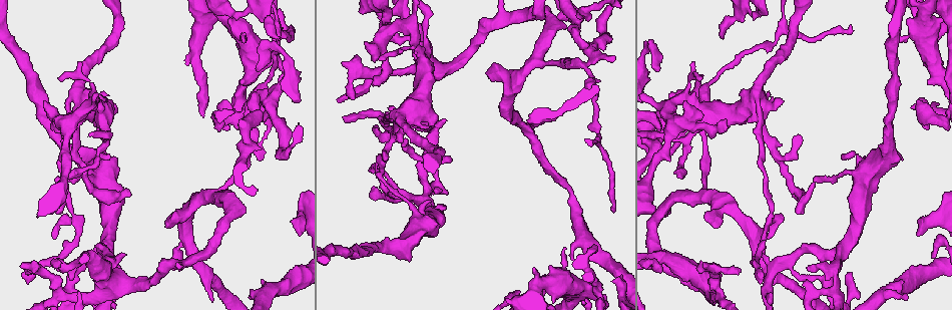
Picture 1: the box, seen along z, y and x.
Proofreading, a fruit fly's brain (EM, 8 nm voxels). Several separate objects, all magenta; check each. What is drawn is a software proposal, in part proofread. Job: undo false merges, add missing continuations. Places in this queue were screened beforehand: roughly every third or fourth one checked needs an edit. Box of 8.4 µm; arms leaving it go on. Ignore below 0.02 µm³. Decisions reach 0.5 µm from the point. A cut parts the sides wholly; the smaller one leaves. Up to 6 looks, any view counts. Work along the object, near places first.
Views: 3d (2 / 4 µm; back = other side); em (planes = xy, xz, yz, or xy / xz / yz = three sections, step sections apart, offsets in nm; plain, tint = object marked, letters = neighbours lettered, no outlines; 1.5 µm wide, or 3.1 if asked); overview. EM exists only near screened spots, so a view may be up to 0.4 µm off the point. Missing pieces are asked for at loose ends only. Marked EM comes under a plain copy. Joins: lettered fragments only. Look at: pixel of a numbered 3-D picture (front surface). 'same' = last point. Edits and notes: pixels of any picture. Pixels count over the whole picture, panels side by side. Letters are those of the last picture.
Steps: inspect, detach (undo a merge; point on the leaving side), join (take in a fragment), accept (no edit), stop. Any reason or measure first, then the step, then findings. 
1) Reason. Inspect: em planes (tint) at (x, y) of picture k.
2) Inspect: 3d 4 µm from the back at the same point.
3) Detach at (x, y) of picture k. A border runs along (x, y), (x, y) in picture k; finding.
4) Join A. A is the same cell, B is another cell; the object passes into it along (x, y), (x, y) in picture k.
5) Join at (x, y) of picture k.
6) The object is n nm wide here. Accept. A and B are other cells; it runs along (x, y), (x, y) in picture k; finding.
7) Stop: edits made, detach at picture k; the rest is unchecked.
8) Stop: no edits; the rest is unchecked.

Closes a loop. Inspect: em planes (letters) at (437, 171) of picture 1.

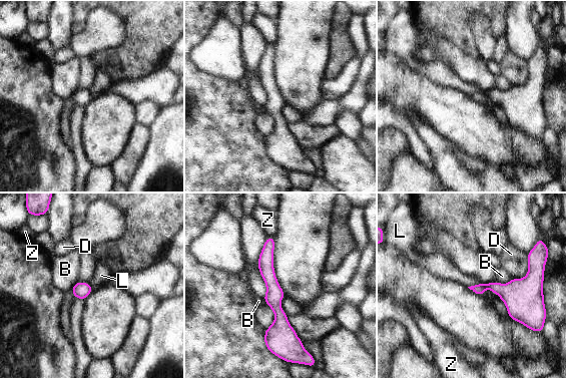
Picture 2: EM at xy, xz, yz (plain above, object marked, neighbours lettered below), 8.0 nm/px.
The longest contact is with D, 240 nm. Accept. B, D, L and Z are other cells; it runs along (268, 240), (275, 349) in picture 2; all the same neuron.

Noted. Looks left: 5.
Tapers out. Inspect: em yz step 8 (tint) at (842, 160) of picture 1.

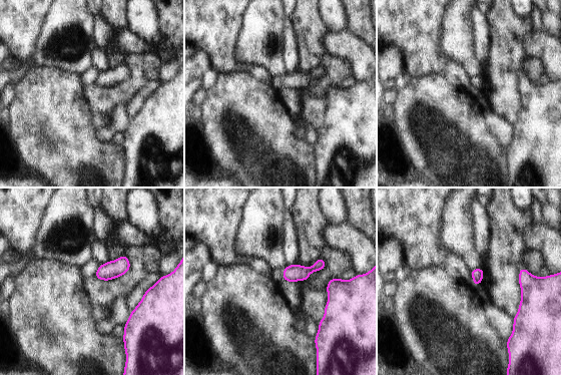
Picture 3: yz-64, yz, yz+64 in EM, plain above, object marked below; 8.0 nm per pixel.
Another direction. Inspect: em planes (letters) at the same point.

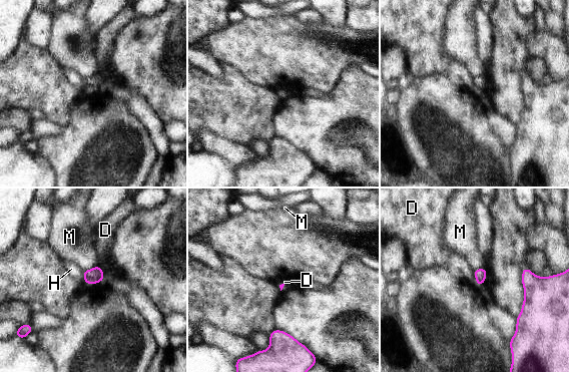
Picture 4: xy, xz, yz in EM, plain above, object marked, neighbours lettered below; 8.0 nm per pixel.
Accept. D, H and M are other cells; a border runs along (473, 271), (476, 283) in picture 4; no lettered fragment goes on from it.

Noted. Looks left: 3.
An open end. Inspect: 3d 2 µm at (756, 275) of picture 1.

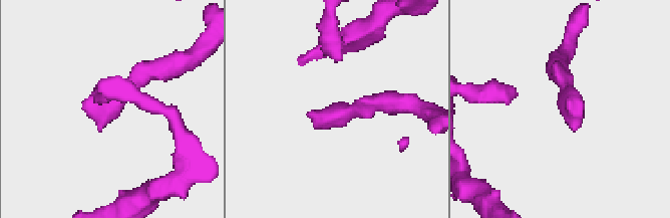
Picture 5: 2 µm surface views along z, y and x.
Inspect: em planes (letters) at (310, 114) of picture 5.

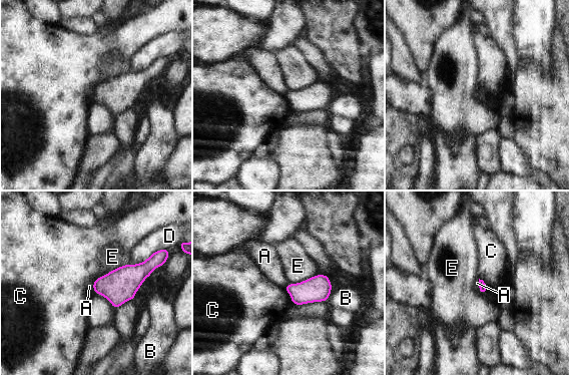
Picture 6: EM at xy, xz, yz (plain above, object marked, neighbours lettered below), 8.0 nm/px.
Accept. A, B, C, D and E are other cells; none of them fits.

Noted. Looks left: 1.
Stop: no edits; the rest is unchecked.

